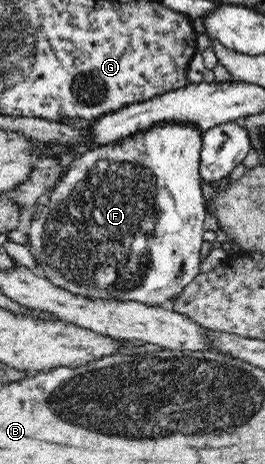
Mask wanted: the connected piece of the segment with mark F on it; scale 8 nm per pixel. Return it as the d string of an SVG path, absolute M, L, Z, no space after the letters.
M163 123L152 126L149 130L135 133L131 138L123 139L118 143L97 145L88 149L80 157L71 161L55 186L46 193L37 204L37 210L30 220L29 233L27 234L27 247L33 249L36 260L36 271L49 279L53 285L65 289L71 294L91 300L103 301L135 301L147 306L167 306L178 298L187 285L201 273L201 257L203 246L203 221L207 214L205 198L201 191L200 179L200 152L202 134L193 125L179 125L177 123Z

